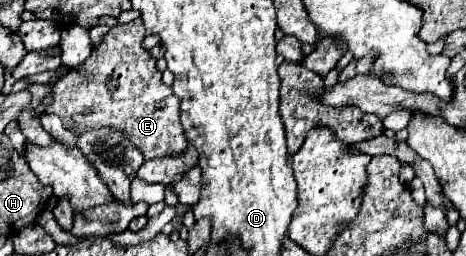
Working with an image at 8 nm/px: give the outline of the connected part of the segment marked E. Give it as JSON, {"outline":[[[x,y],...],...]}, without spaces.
{"outline":[[[141,19],[111,27],[103,41],[93,45],[91,55],[53,85],[53,101],[47,105],[45,115],[59,115],[63,125],[75,135],[87,129],[119,129],[123,139],[129,139],[143,153],[145,161],[179,157],[187,149],[187,139],[179,123],[179,99],[161,81],[155,59],[141,45],[143,37],[145,27]]]}

